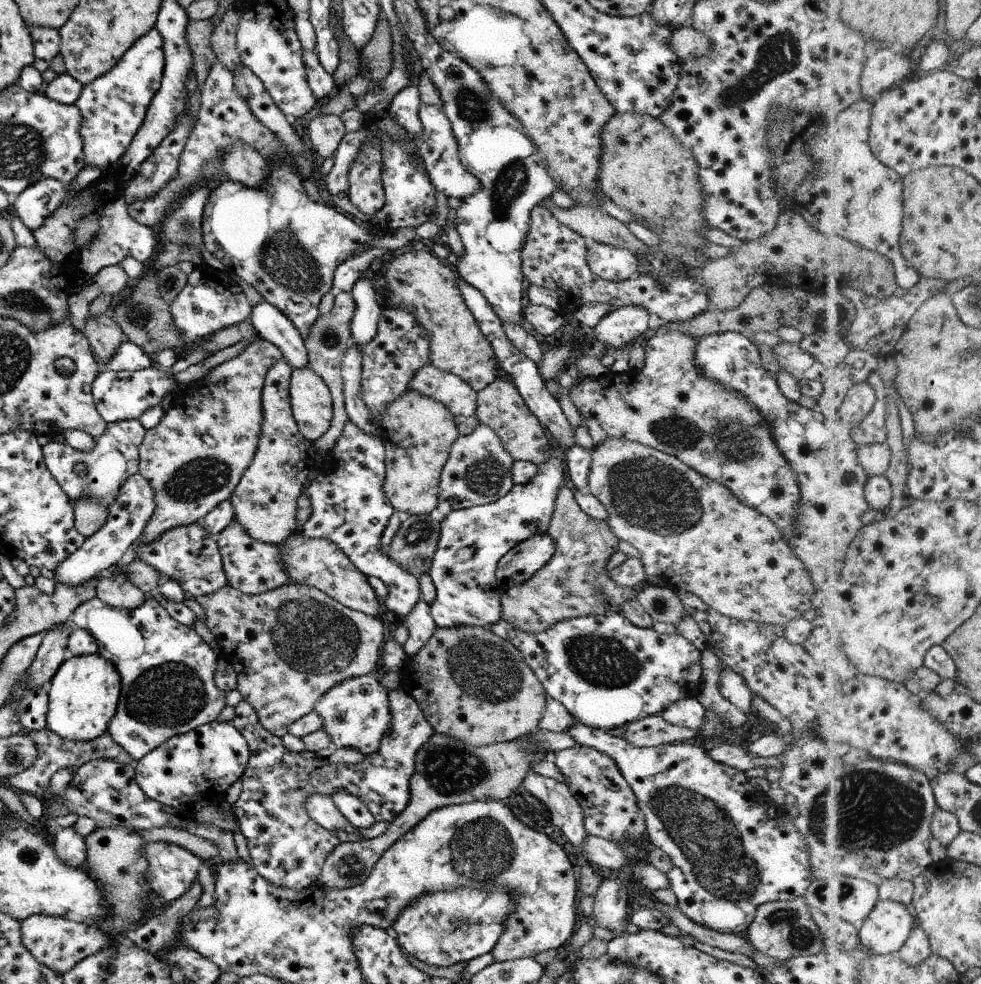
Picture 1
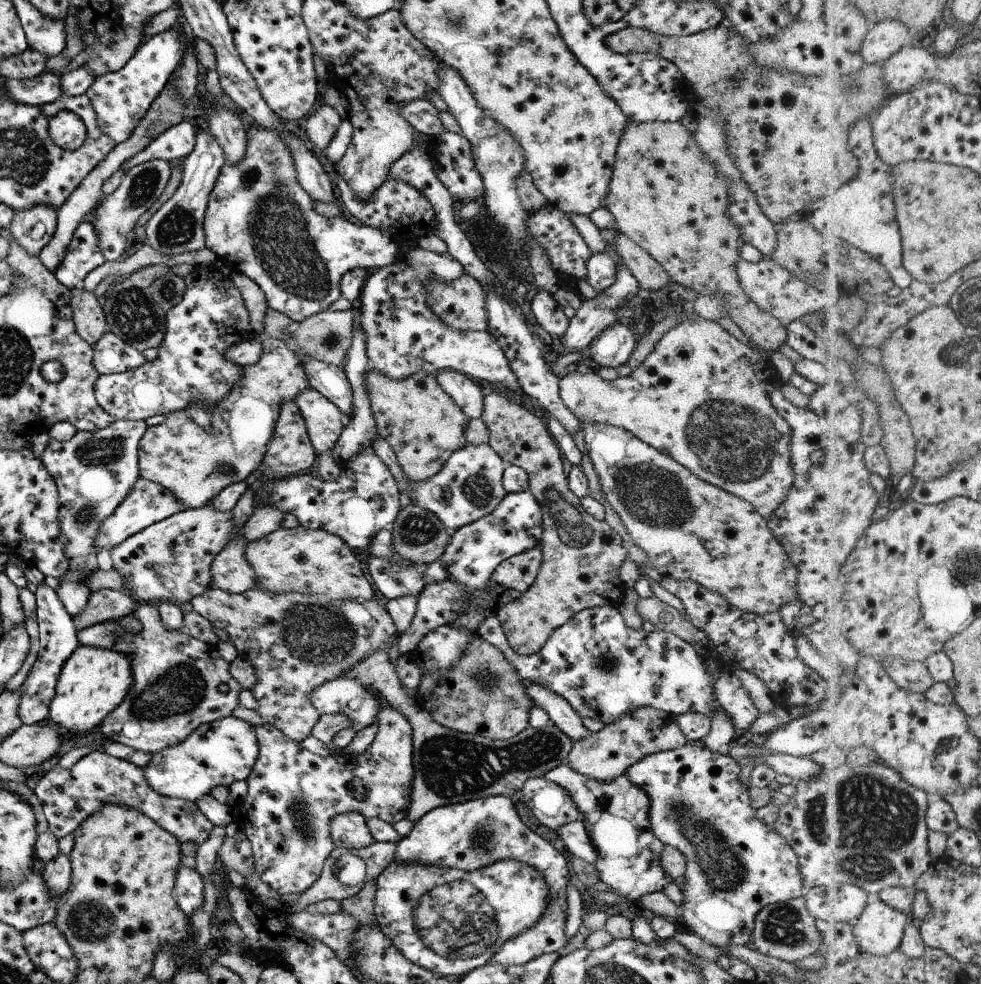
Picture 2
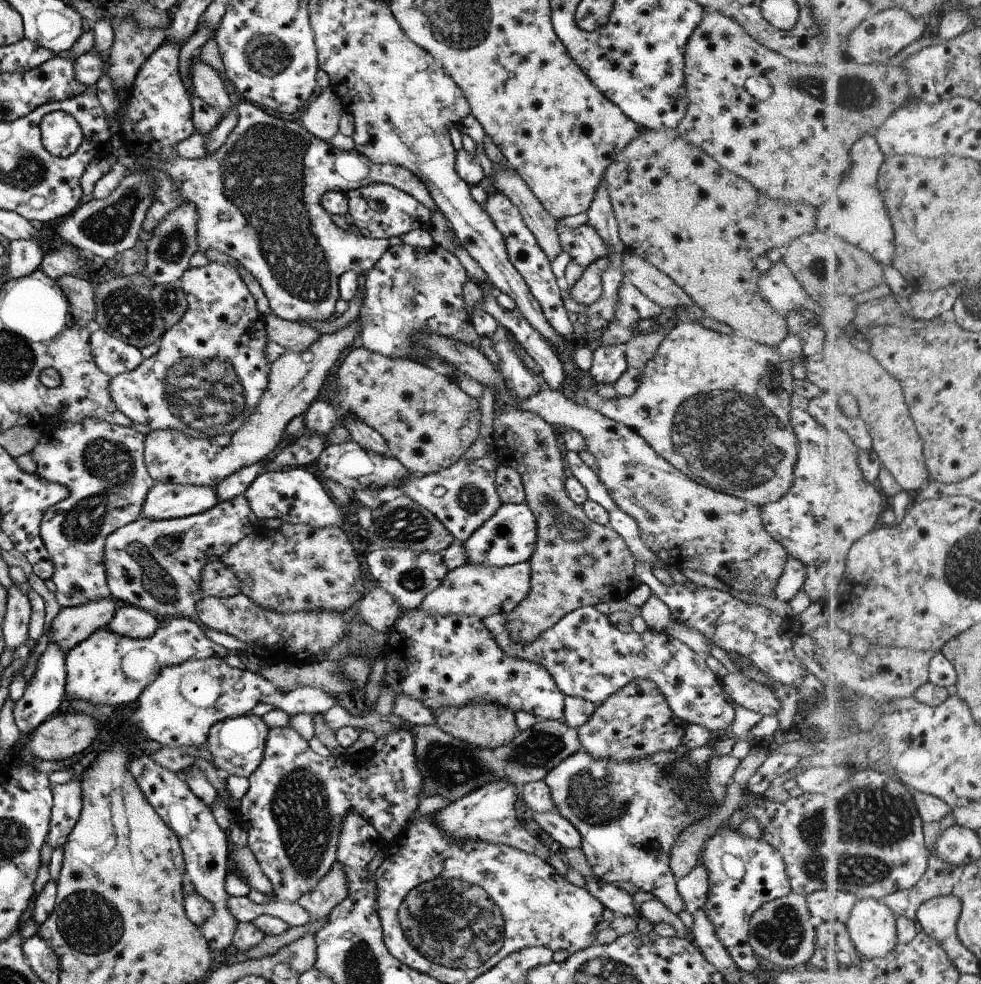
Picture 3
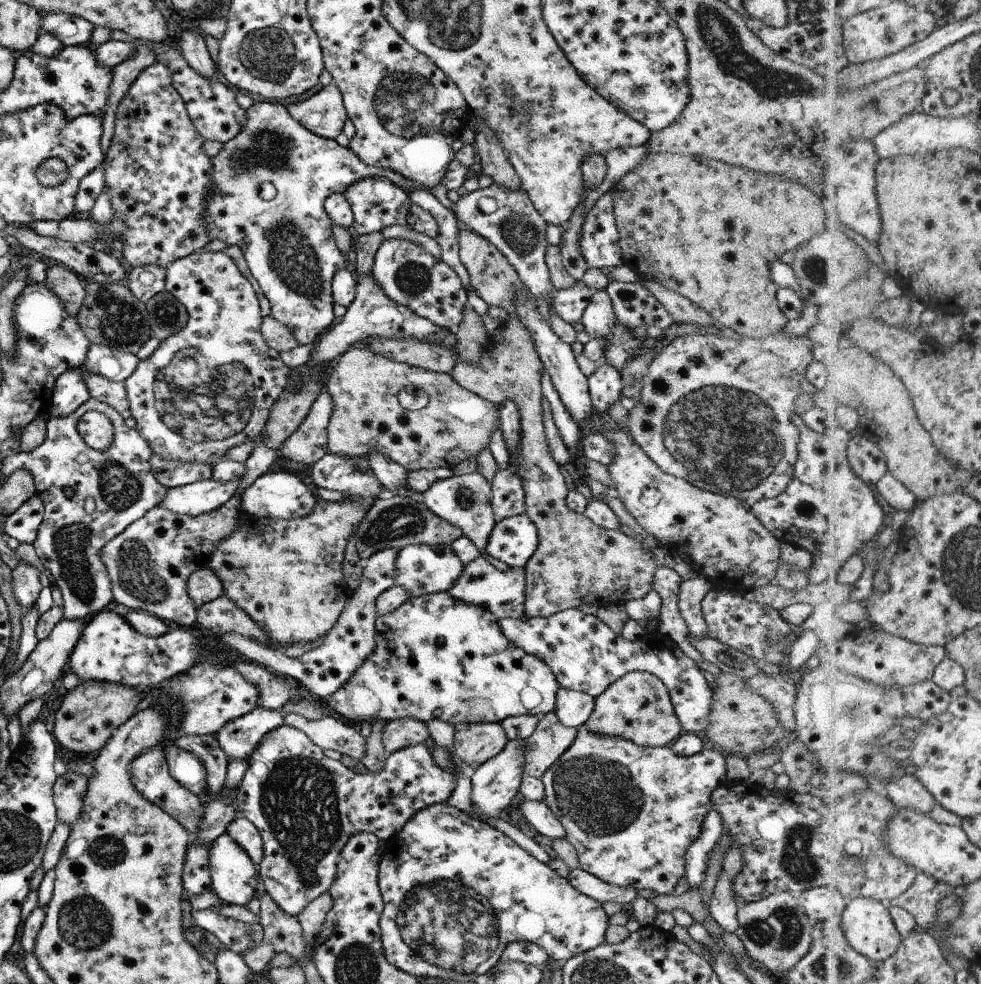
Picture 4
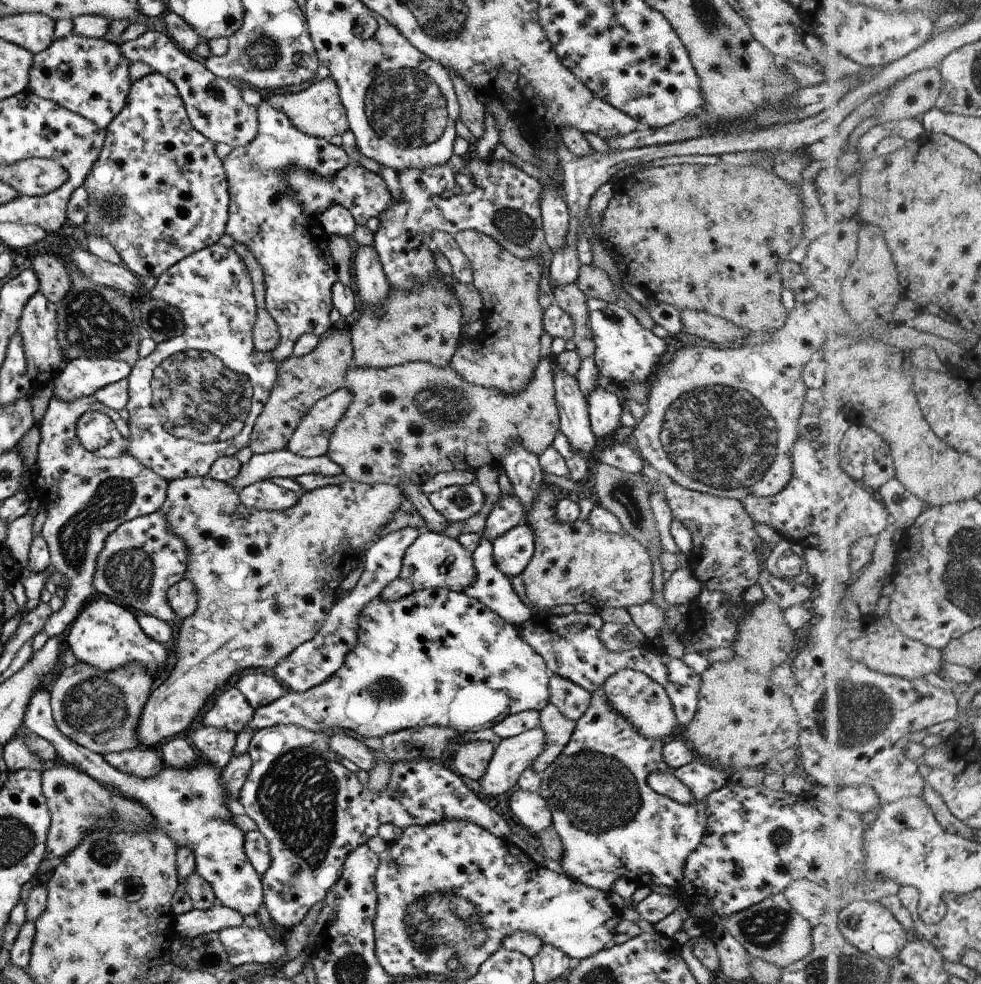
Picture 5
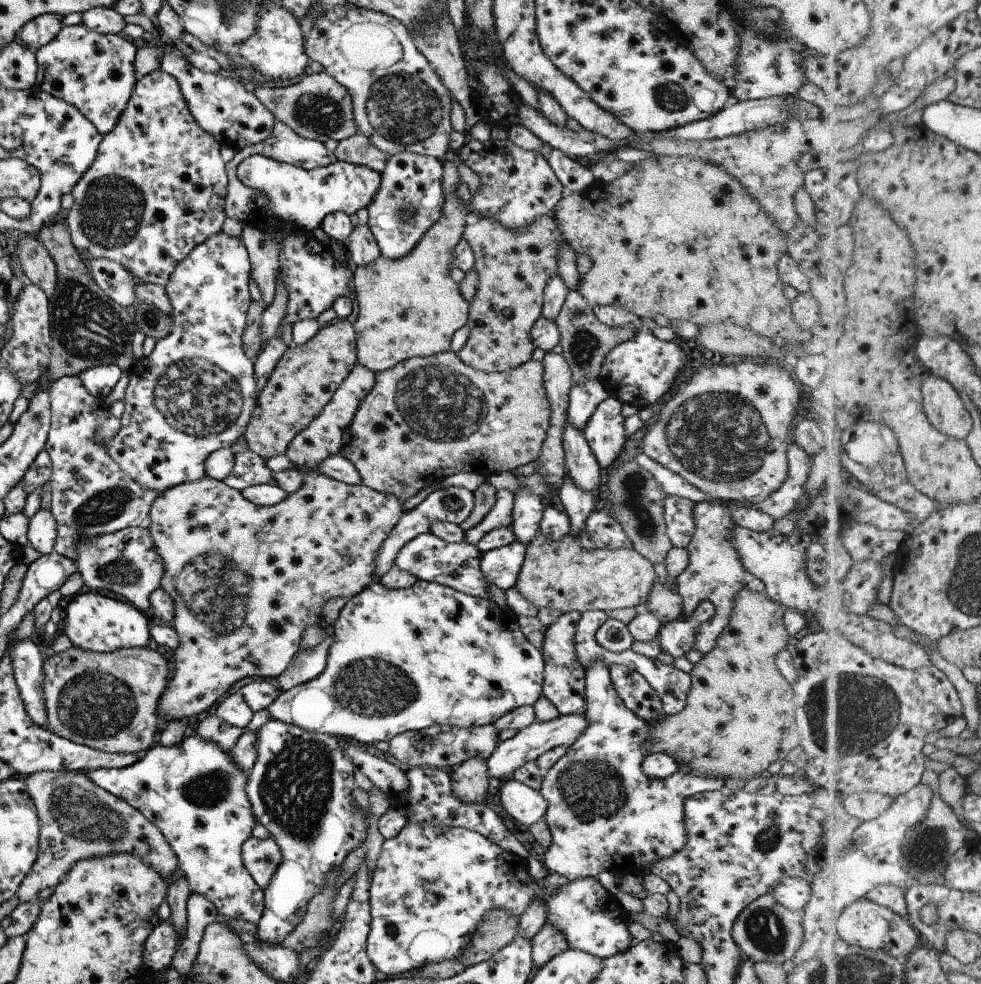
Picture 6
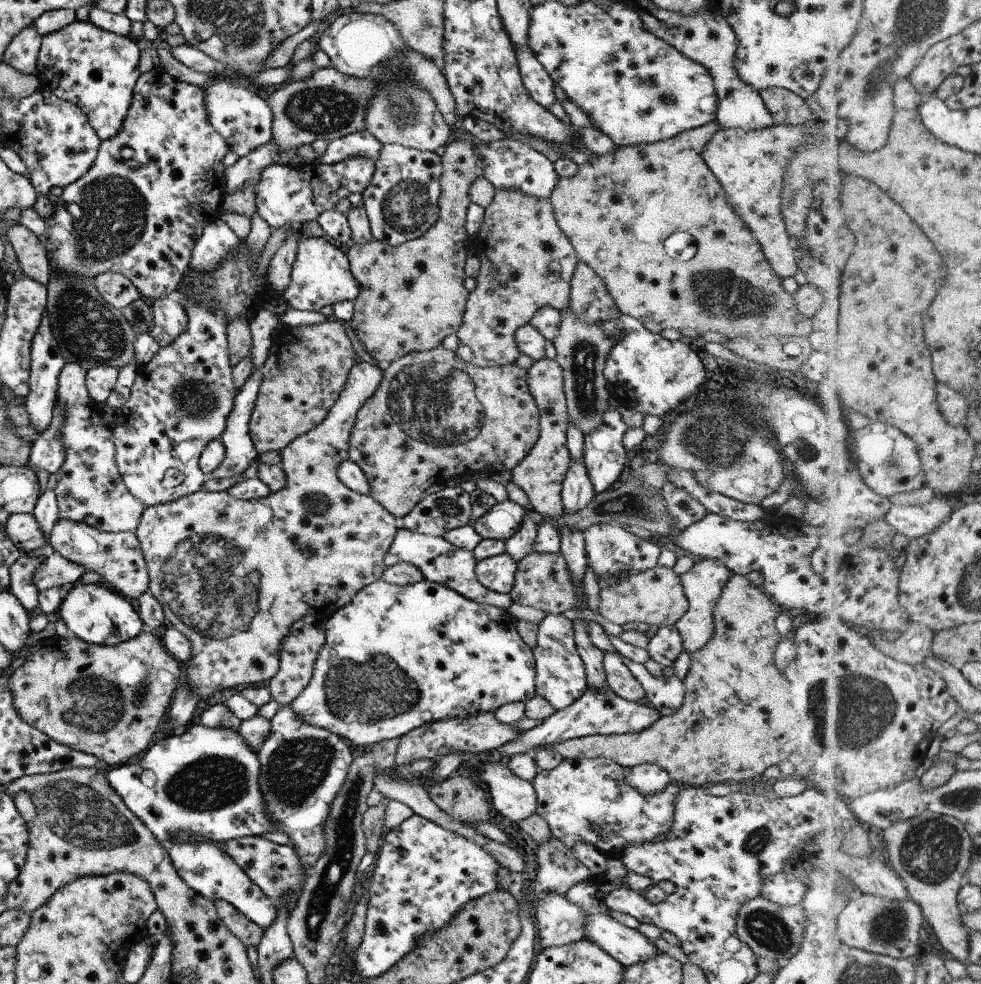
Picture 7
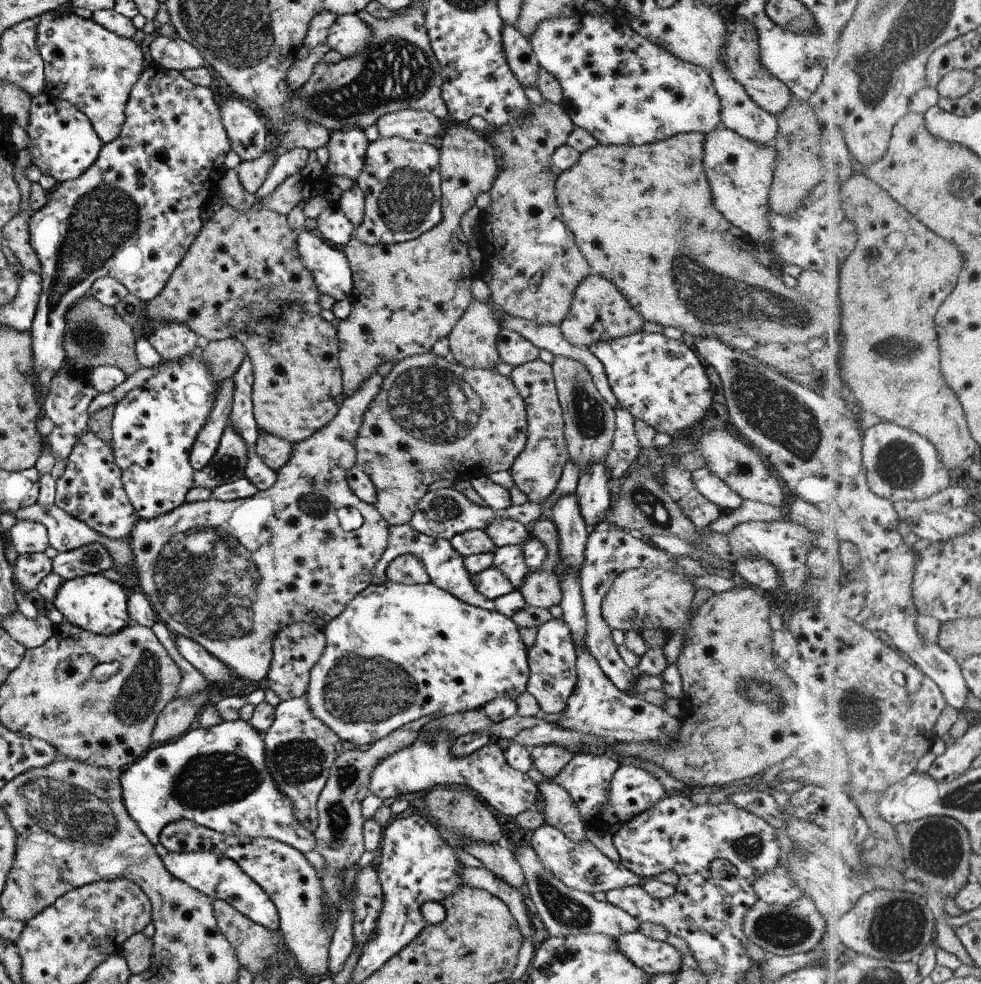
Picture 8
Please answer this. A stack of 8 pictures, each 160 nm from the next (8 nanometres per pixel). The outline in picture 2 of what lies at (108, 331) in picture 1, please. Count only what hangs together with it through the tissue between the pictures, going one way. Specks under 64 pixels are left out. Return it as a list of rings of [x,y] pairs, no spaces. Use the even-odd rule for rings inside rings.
[[[80,286],[70,291],[70,309],[76,335],[93,346],[108,331],[103,311],[91,291]]]

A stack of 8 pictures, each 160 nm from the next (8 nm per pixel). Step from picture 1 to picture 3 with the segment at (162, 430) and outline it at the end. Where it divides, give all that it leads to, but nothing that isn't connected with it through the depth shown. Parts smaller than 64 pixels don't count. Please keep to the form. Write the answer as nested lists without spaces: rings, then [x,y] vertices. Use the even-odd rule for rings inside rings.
[[[355,318],[349,321],[346,326],[331,332],[330,334],[320,334],[308,347],[300,353],[284,350],[284,353],[277,360],[274,360],[269,367],[268,383],[266,388],[258,400],[251,416],[241,427],[238,428],[230,436],[229,444],[226,447],[221,447],[208,441],[205,438],[193,439],[189,438],[185,433],[170,430],[170,431],[149,431],[145,435],[144,449],[142,452],[142,459],[145,463],[145,468],[152,478],[154,483],[179,483],[182,485],[201,485],[213,487],[228,474],[235,472],[242,466],[249,466],[250,464],[266,462],[273,453],[284,442],[285,428],[287,423],[293,417],[301,416],[307,407],[317,398],[321,396],[323,386],[325,386],[329,378],[331,366],[335,364],[335,360],[339,358],[339,354],[349,348],[350,341],[353,336],[360,332],[360,320]]]

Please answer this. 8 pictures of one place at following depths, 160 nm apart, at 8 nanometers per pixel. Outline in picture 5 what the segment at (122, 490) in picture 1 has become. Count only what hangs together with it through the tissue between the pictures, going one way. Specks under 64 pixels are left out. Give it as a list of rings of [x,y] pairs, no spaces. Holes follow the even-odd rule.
[[[286,448],[252,455],[244,464],[240,465],[235,478],[227,482],[236,492],[244,486],[274,477],[294,479],[302,474],[318,474],[324,477],[343,477],[341,467],[333,463],[327,455],[318,457],[299,457]]]

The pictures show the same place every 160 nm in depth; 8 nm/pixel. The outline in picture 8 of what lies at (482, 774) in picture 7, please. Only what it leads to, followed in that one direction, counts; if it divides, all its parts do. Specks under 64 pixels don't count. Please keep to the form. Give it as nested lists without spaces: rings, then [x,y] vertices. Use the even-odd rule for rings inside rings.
[[[435,729],[426,735],[418,733],[411,744],[383,757],[375,764],[370,772],[369,794],[374,794],[381,800],[397,799],[401,794],[415,794],[433,786],[457,784],[459,788],[471,790],[483,804],[511,818],[535,804],[538,796],[536,784],[527,773],[515,770],[506,763],[503,751],[495,740],[492,739],[462,757],[456,757],[451,752],[454,740],[454,734],[445,729]]]

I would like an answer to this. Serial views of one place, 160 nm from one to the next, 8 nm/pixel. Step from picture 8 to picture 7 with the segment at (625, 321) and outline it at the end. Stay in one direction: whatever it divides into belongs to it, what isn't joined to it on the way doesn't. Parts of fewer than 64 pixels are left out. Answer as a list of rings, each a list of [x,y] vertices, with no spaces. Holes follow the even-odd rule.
[[[581,261],[575,265],[570,280],[568,306],[587,325],[600,325],[620,315],[604,282]]]

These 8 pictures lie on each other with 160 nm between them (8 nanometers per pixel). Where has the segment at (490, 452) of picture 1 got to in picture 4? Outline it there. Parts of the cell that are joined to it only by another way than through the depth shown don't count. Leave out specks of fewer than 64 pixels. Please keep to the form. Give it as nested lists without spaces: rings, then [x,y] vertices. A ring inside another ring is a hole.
[[[477,471],[438,480],[420,493],[420,498],[433,514],[460,528],[461,534],[466,536],[481,554],[485,553],[484,546],[496,522],[489,502],[490,484]]]

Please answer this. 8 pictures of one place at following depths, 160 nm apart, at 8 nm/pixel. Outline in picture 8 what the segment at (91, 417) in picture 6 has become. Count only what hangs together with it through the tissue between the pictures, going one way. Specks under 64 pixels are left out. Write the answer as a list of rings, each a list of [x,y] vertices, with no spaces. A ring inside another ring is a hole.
[[[87,430],[77,437],[64,463],[63,474],[55,481],[54,505],[99,535],[110,539],[127,538],[138,517],[123,490],[121,471],[115,464],[110,446]]]

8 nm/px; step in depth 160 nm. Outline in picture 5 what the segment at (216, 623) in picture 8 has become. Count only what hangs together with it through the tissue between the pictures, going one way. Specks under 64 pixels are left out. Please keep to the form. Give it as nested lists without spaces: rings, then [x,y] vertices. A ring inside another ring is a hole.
[[[345,387],[317,400],[299,421],[286,449],[299,457],[325,455],[330,434],[351,402],[352,394]],[[207,476],[185,477],[184,479],[175,479],[169,482],[164,501],[160,504],[158,510],[163,513],[168,530],[176,537],[179,537],[186,546],[186,567],[182,578],[187,579],[192,584],[192,590],[196,594],[196,607],[189,616],[182,618],[181,622],[179,622],[177,638],[175,638],[174,644],[175,661],[171,661],[172,670],[167,678],[150,692],[147,702],[143,705],[139,715],[138,727],[136,728],[139,746],[152,748],[157,742],[161,742],[161,740],[165,740],[169,736],[175,736],[178,732],[187,729],[189,724],[195,720],[195,716],[199,714],[199,710],[203,708],[205,700],[217,688],[221,688],[227,682],[229,676],[233,676],[235,672],[247,670],[247,668],[273,670],[279,661],[289,656],[289,653],[293,652],[301,643],[313,638],[313,635],[321,628],[326,614],[335,602],[339,582],[347,576],[347,572],[359,568],[360,561],[364,557],[363,553],[367,552],[367,548],[381,537],[378,533],[393,518],[395,511],[399,510],[402,500],[405,499],[401,490],[401,487],[395,485],[391,486],[383,483],[368,485],[343,479],[342,482],[334,485],[325,485],[310,491],[303,491],[303,494],[295,501],[295,504],[291,505],[291,508],[286,508],[282,511],[262,511],[244,507],[239,500],[238,493],[231,485],[213,480]]]

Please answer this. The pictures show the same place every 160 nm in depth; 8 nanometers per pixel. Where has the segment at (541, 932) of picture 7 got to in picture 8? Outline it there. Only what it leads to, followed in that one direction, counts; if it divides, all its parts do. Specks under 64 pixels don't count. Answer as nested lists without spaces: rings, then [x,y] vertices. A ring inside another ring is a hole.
[[[516,846],[514,851],[511,851],[511,854],[521,867],[524,881],[526,882],[524,887],[526,898],[533,902],[533,906],[536,908],[536,917],[540,919],[540,923],[545,927],[545,936],[562,937],[568,934],[603,933],[615,939],[622,934],[632,933],[638,930],[637,919],[627,914],[624,910],[621,910],[618,906],[612,905],[607,901],[597,901],[592,894],[565,886],[552,872],[545,870],[545,867],[537,858],[536,852],[531,847]]]

